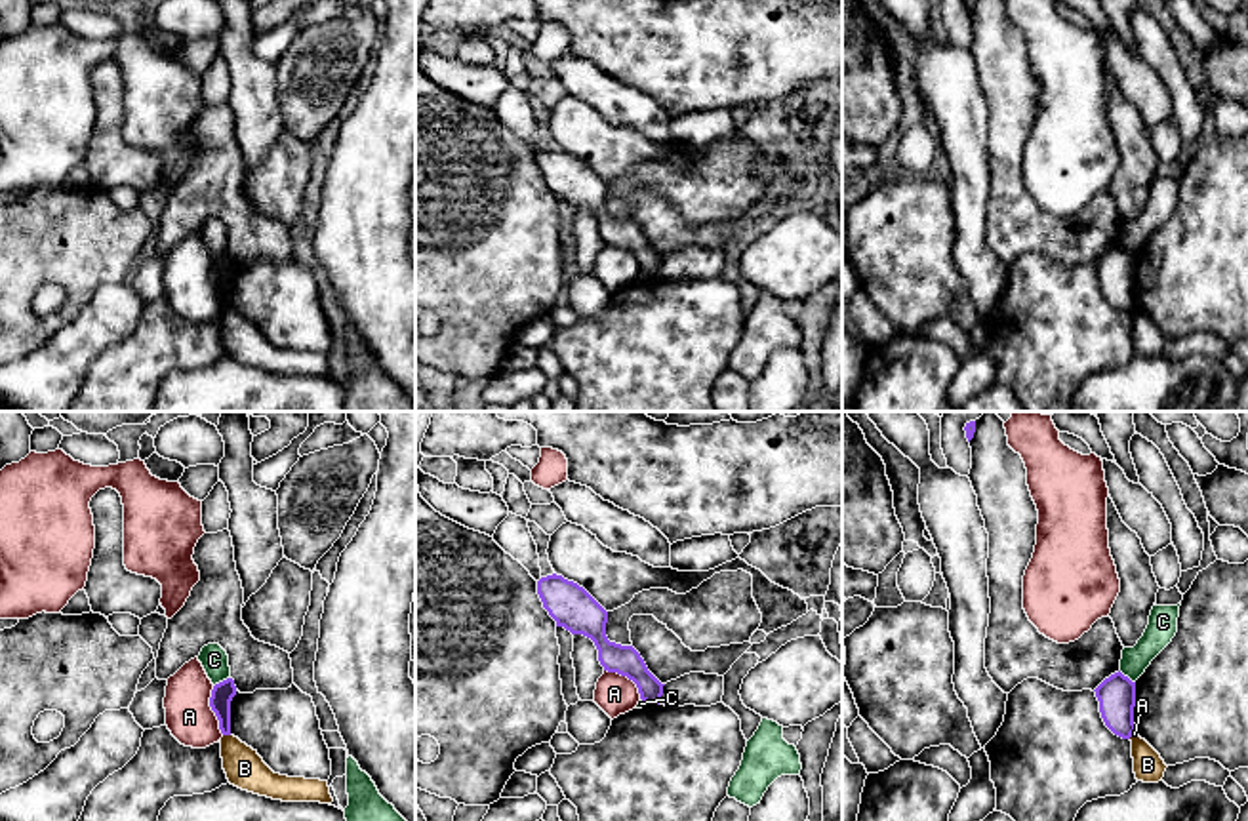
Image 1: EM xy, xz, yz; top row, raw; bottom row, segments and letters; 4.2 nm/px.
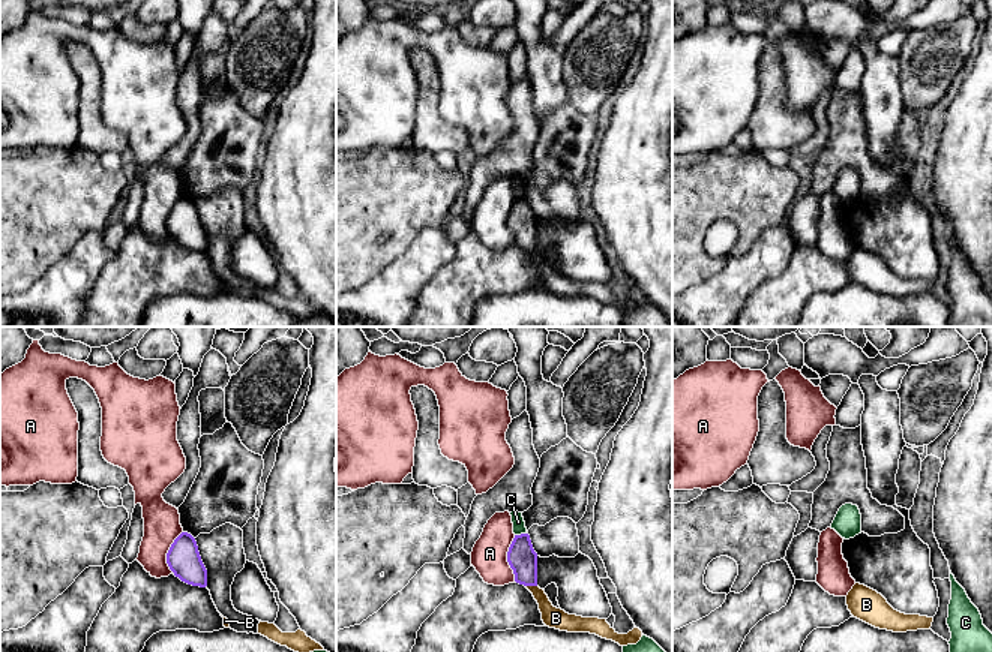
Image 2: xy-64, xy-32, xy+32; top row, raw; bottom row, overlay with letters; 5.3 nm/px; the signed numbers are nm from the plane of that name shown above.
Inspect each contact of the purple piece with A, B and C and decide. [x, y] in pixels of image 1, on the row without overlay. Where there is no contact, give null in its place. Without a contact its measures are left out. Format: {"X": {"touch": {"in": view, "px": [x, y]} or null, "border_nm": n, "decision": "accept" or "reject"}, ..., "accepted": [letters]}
{"A": {"touch": {"in": "xy", "px": [212, 282]}, "border_nm": 220, "decision": "reject"}, "B": {"touch": {"in": "xy", "px": [227, 307]}, "border_nm": 30, "decision": "reject"}, "C": {"touch": {"in": "xy", "px": [223, 254]}, "border_nm": 80, "decision": "reject"}, "accepted": []}

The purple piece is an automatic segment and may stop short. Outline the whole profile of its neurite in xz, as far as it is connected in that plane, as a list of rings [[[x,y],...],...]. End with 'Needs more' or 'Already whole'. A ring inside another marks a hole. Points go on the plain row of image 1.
[[[553,147],[537,154],[537,168],[543,181],[556,194],[556,200],[564,200],[572,208],[583,208],[594,215],[604,244],[633,253],[640,272],[648,278],[661,276],[665,257],[648,244],[633,219],[608,213],[608,185],[583,160]]]. Already whole

